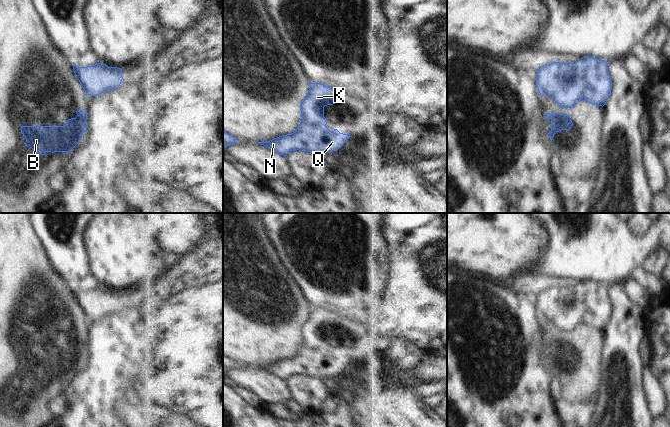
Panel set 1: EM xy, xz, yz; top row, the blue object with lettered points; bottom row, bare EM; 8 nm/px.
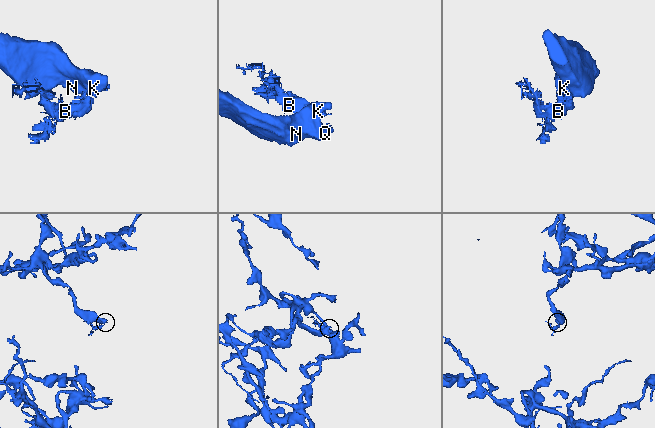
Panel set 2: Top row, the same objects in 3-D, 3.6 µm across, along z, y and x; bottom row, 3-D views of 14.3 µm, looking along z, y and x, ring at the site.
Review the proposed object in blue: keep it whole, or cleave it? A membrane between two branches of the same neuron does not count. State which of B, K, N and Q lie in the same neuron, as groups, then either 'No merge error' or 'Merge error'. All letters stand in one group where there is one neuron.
Groups: B / K N Q. Merge error

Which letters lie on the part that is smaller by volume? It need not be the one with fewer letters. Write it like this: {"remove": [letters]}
{"remove": ["B"]}

